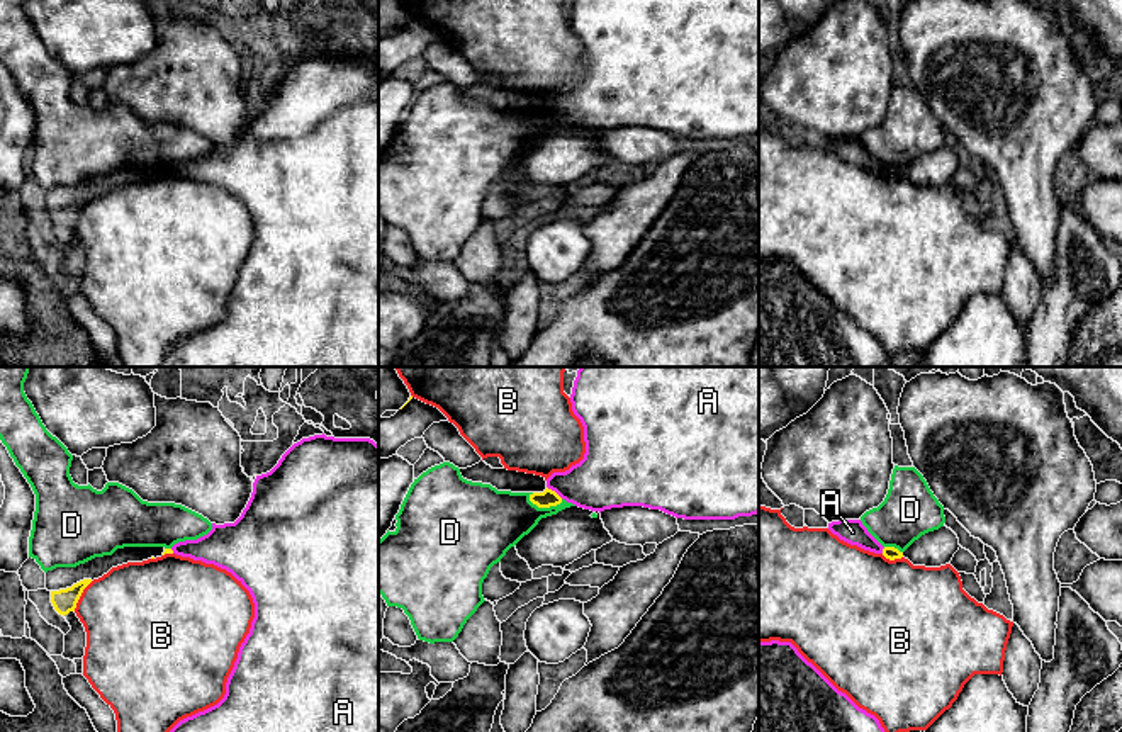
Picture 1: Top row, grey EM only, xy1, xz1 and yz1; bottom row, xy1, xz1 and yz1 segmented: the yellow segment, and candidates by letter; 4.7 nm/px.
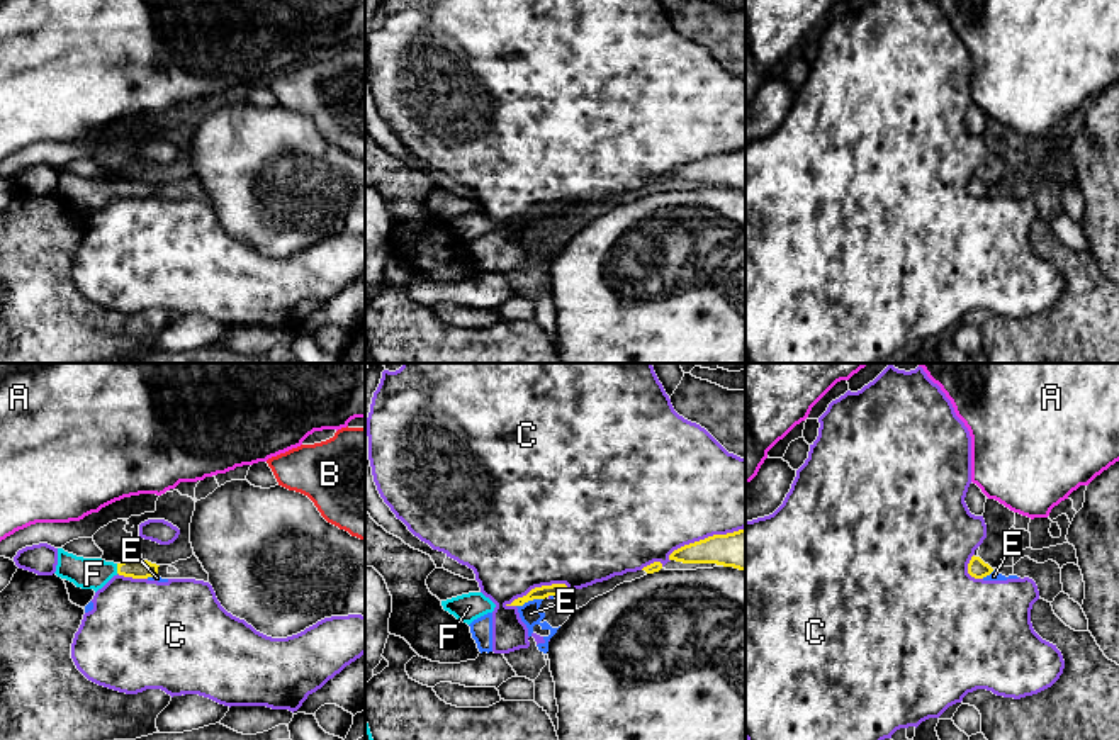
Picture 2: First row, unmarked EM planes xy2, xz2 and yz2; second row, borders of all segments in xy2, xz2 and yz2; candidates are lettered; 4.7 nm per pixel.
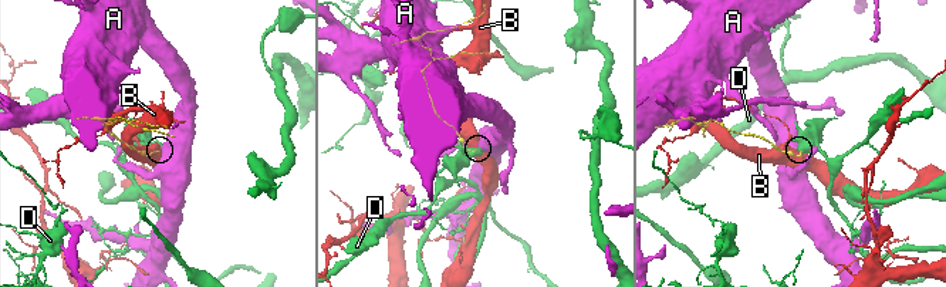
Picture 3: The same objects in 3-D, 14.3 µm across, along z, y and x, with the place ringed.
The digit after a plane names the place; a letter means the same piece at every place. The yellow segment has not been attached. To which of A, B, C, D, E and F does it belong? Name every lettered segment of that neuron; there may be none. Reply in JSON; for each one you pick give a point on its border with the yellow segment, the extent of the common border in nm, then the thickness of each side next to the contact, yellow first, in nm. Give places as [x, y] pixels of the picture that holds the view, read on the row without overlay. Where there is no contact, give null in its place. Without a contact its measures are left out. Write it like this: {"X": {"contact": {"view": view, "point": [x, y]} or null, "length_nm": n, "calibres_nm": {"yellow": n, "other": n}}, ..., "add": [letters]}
{"F": {"contact": {"view": "xy2", "point": [118, 189]}, "length_nm": 50, "calibres_nm": {"yellow": 100, "other": 140}}, "add": ["F"]}

